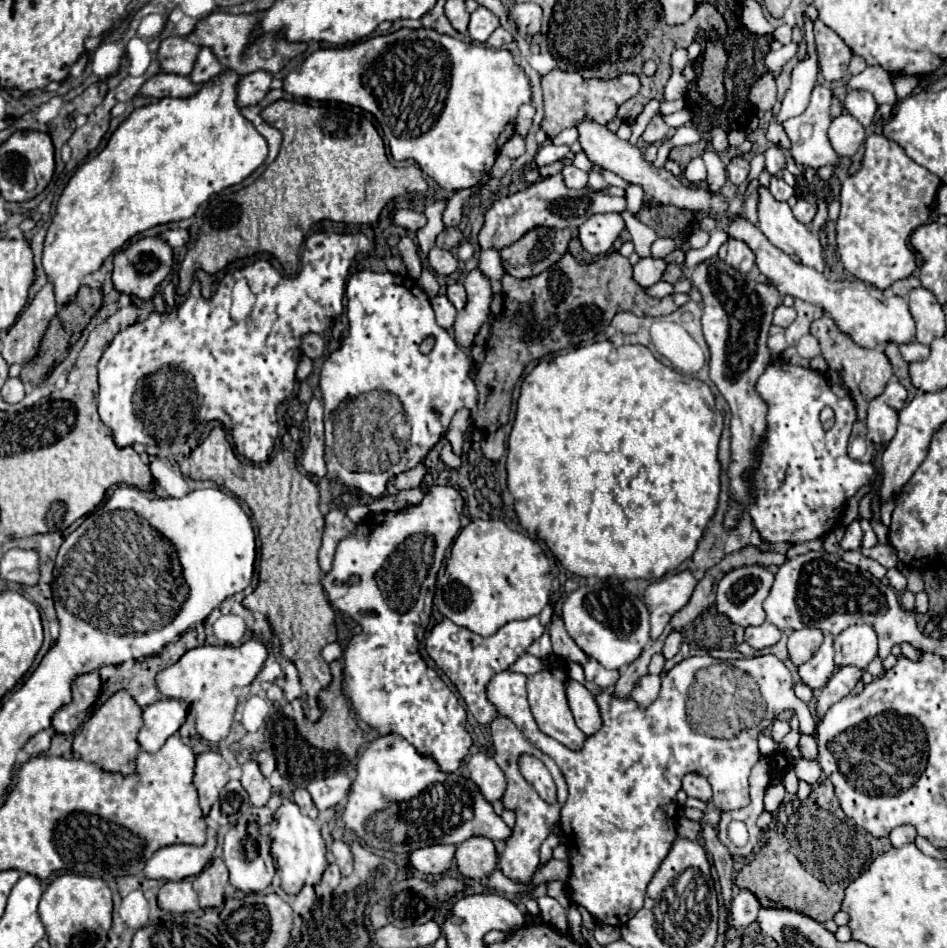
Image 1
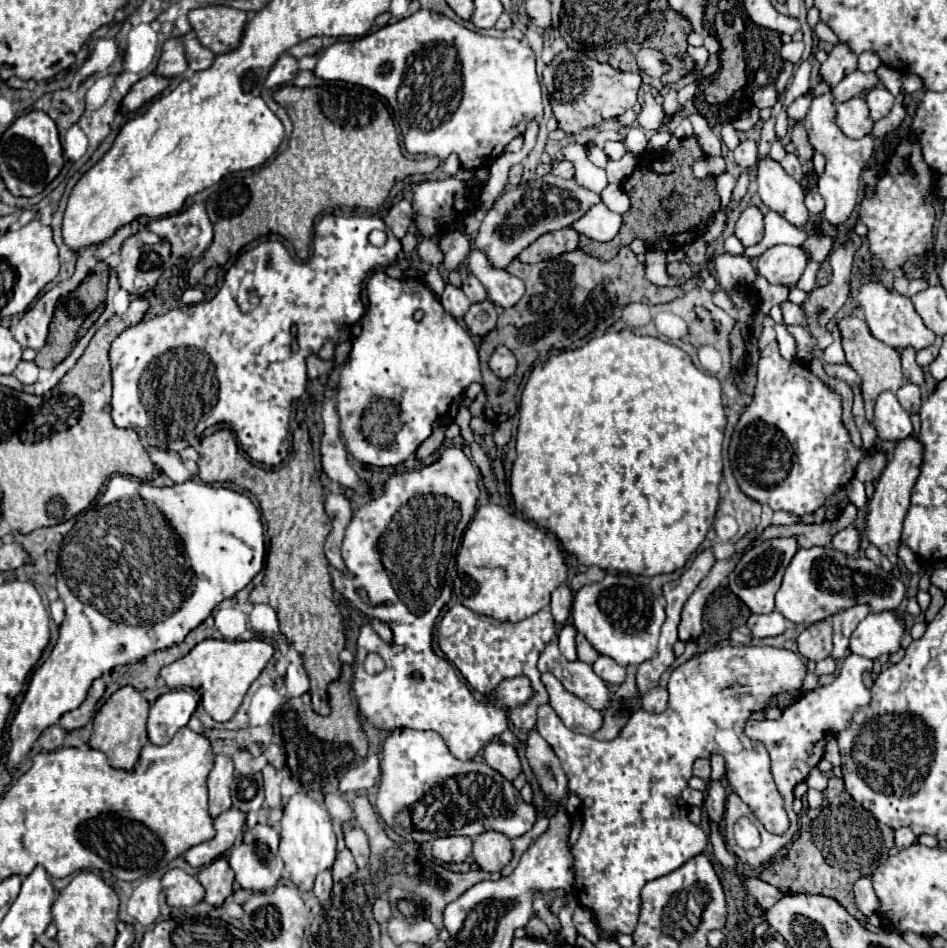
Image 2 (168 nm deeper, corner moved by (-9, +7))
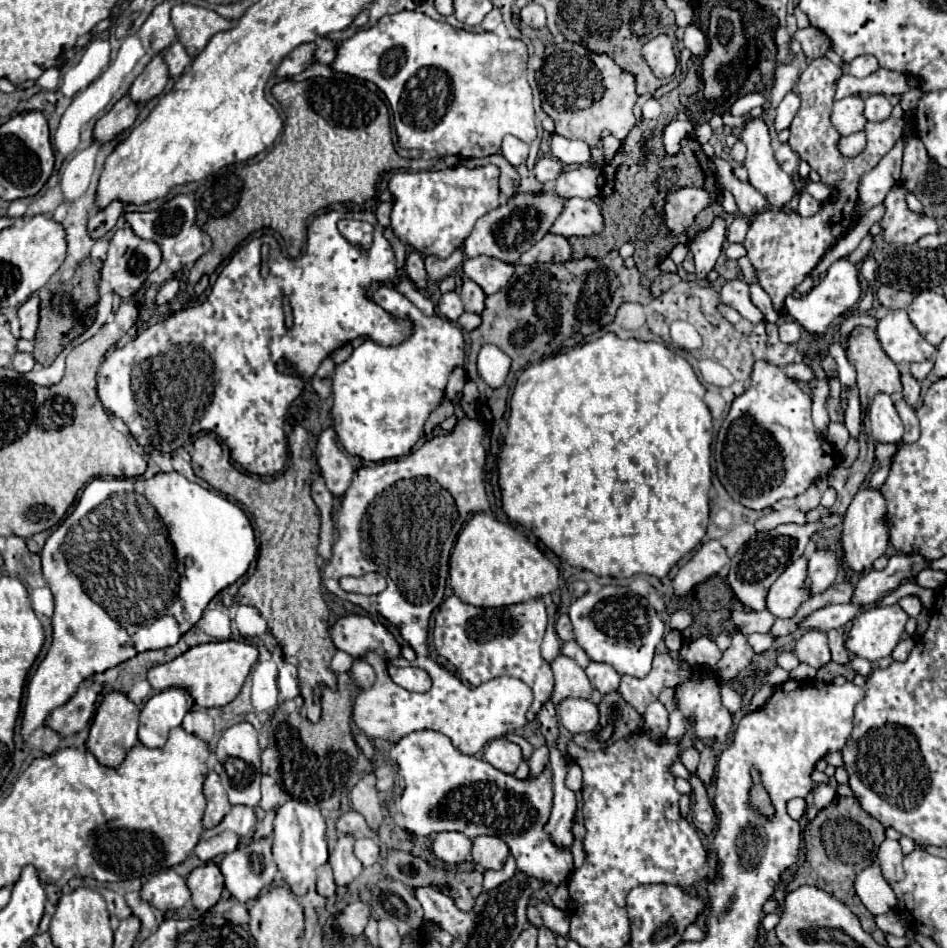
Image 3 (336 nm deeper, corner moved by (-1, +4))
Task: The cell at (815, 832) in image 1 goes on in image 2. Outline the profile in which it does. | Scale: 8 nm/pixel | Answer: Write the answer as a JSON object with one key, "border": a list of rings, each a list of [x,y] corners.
{"border":[[[831,777],[829,787],[823,793],[821,809],[803,813],[801,833],[793,841],[787,857],[767,865],[761,871],[761,879],[783,893],[821,893],[833,897],[845,905],[853,917],[867,925],[869,919],[855,907],[853,883],[859,877],[871,875],[879,867],[881,859],[885,857],[883,843],[879,821],[857,801],[853,801],[853,797],[845,791],[843,779]]]}

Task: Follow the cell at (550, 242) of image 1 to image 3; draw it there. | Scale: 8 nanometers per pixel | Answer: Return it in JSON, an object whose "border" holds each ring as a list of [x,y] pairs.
{"border":[[[547,234],[535,246],[521,254],[521,264],[535,264],[535,262],[565,262],[571,258],[571,246],[567,238],[557,234]]]}

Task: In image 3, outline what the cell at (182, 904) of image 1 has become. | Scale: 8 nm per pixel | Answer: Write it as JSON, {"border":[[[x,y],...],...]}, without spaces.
{"border":[[[173,868],[163,870],[161,874],[153,876],[143,888],[141,888],[143,900],[147,900],[151,906],[167,912],[183,908],[183,904],[191,898],[191,892],[185,884],[185,880],[173,872]]]}

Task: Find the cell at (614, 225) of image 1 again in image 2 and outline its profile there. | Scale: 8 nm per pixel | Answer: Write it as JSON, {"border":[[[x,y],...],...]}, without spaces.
{"border":[[[603,203],[593,205],[581,219],[571,225],[577,233],[595,241],[611,241],[621,227],[621,215],[609,211]]]}

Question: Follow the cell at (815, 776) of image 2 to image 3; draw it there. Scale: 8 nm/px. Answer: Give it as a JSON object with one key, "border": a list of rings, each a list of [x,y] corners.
{"border":[[[819,784],[819,786],[813,790],[813,802],[815,802],[815,806],[817,806],[819,810],[825,808],[833,798],[835,798],[835,790],[833,790],[829,784]]]}

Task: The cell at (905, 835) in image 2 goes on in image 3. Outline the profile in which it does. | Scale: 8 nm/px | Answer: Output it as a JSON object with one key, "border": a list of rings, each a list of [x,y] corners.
{"border":[[[885,838],[883,844],[879,846],[877,860],[879,860],[881,868],[883,868],[883,876],[885,876],[887,882],[901,880],[901,876],[903,876],[903,868],[901,868],[903,852],[901,852],[901,844],[897,840]]]}

